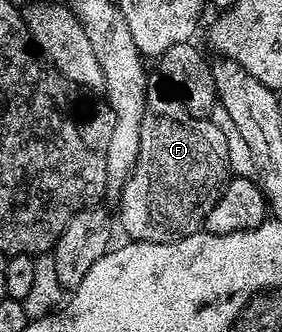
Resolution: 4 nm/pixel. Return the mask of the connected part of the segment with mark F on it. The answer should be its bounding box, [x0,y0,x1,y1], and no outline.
[119,84,231,242]

